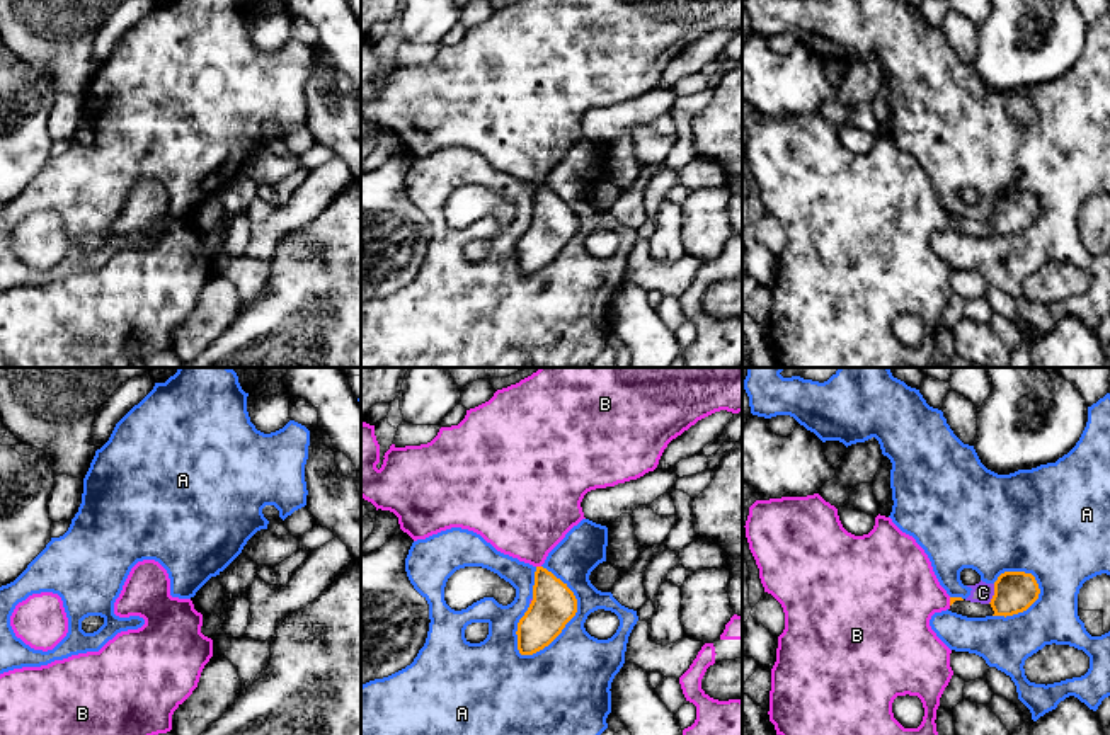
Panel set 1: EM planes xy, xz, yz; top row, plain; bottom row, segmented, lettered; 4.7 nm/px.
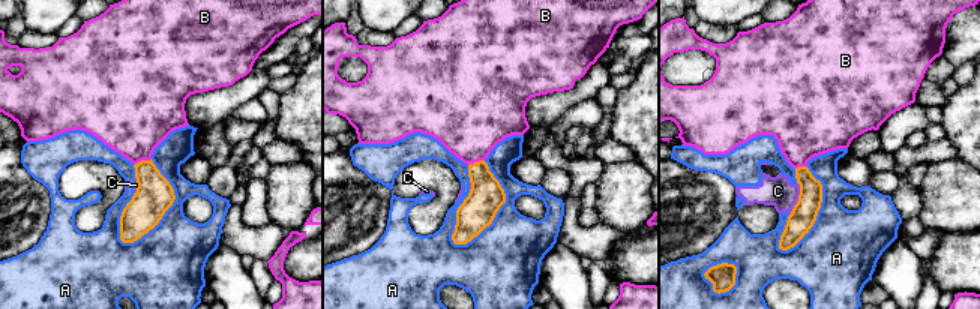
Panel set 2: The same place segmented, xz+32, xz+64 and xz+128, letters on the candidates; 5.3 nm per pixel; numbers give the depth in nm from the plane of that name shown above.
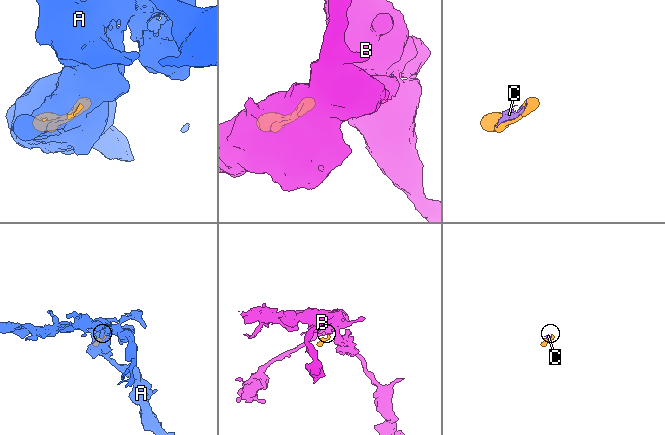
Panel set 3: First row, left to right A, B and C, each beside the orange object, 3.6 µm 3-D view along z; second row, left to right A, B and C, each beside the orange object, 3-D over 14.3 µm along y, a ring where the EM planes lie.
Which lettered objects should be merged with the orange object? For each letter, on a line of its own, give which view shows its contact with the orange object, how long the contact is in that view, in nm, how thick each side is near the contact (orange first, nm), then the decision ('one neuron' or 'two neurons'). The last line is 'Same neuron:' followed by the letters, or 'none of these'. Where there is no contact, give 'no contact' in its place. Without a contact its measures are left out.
A: xz | 440 nm | 220/340 nm | two neurons
B: xz | 30 nm | 220/400 nm | one neuron
C: yz | 100 nm | 190/100 nm | two neurons
Same neuron: B

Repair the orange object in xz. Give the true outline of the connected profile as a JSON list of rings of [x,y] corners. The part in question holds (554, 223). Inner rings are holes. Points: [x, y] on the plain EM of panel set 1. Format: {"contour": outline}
{"contour": [[[519,0],[466,29],[458,44],[441,46],[427,63],[392,63],[383,80],[375,44],[363,41],[361,116],[376,129],[393,131],[400,148],[414,160],[461,146],[480,153],[497,170],[533,184],[533,219],[516,250],[519,272],[533,274],[548,265],[577,231],[574,211],[541,184],[565,153],[586,138],[581,126],[584,114],[654,90],[672,58],[720,29],[742,31],[742,0]]]}

